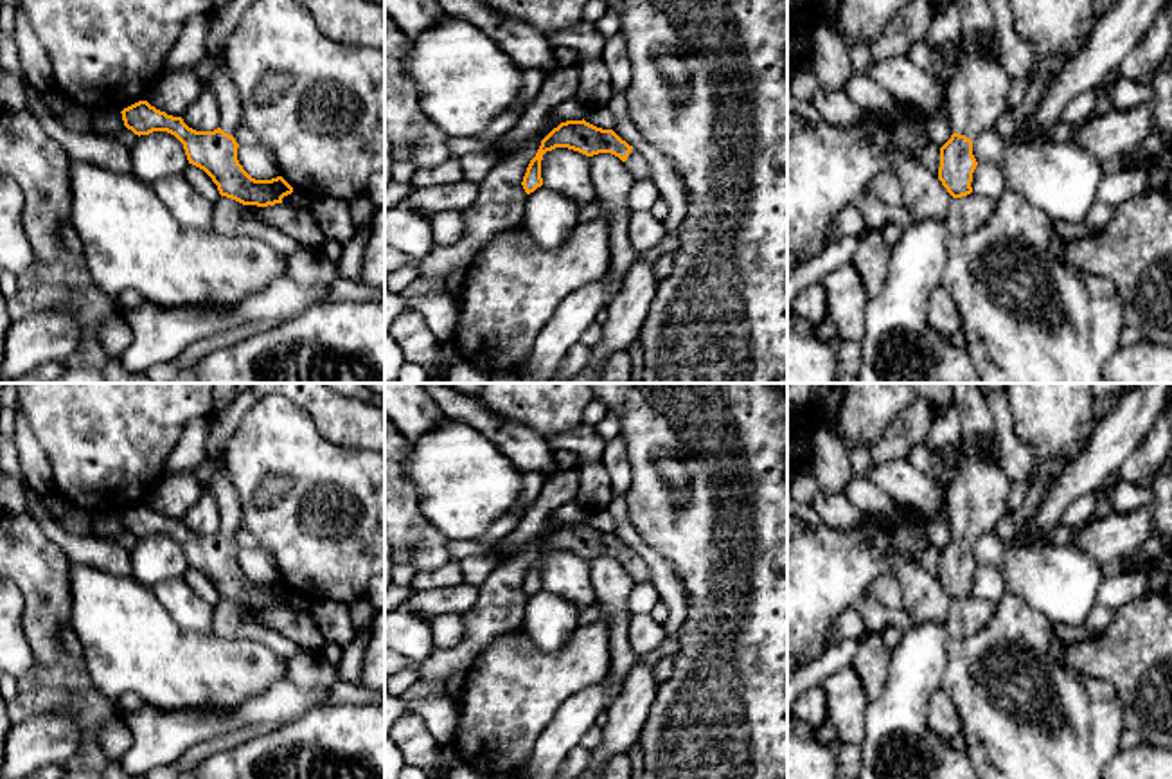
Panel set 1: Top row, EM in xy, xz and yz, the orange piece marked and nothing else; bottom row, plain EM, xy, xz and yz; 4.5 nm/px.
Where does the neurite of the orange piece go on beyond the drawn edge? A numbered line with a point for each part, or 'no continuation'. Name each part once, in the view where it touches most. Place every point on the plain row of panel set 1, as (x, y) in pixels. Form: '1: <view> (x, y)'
1: yz (976, 501)

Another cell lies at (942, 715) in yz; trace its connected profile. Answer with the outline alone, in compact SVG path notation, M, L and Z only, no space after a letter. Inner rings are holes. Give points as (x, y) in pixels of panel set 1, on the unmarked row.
M942 687L935 691L929 700L928 721L929 727L947 741L962 732L962 716L953 698Z

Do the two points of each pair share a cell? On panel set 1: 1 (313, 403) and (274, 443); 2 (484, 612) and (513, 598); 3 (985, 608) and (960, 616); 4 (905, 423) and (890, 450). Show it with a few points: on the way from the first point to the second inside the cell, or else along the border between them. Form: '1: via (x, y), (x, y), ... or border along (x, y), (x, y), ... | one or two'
1: border along (292, 402), (333, 443) | two
2: via (491, 612), (506, 601) | one
3: via (980, 612), (966, 616) | one
4: via (905, 430), (896, 443) | one

